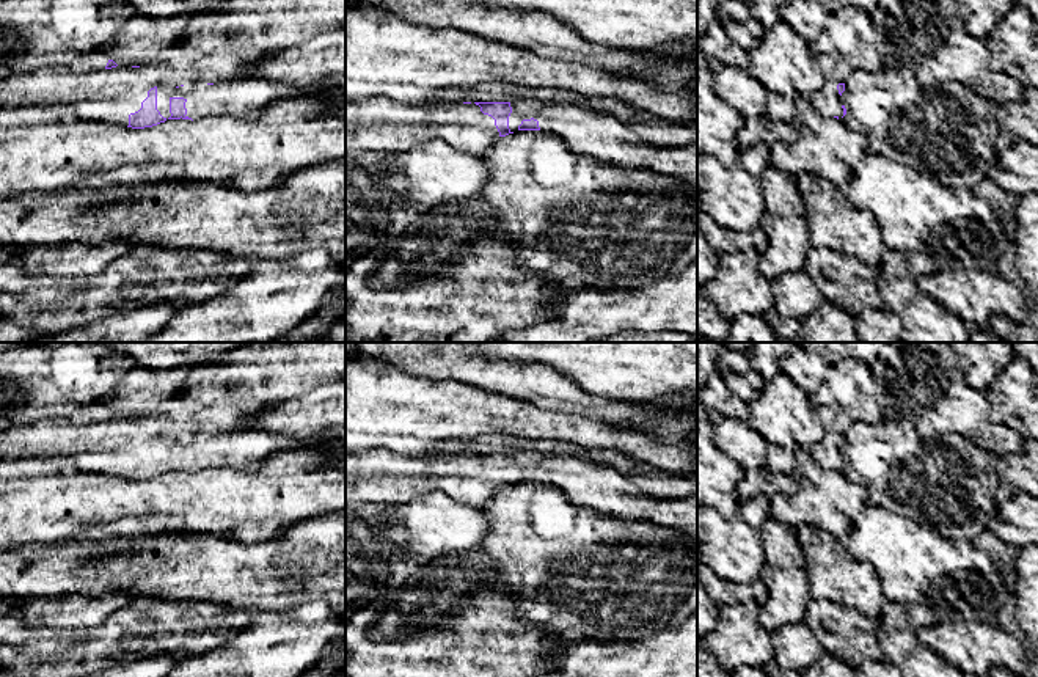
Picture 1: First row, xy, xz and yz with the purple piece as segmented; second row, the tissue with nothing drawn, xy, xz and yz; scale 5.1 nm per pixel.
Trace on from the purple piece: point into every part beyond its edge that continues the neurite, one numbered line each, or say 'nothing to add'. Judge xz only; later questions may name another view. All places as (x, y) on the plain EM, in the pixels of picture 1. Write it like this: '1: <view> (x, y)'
1: xz (379, 476)
2: xz (602, 487)

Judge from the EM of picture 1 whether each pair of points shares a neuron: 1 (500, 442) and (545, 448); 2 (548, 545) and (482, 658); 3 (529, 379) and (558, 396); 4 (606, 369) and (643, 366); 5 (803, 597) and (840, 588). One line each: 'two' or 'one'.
1: one
2: two
3: one
4: one
5: two

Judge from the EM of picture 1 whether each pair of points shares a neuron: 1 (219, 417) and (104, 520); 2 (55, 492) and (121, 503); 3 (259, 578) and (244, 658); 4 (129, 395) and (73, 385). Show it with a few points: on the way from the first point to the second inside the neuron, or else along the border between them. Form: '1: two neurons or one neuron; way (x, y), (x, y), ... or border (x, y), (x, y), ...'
1: two neurons; border (186, 470), (167, 470), (143, 479), (113, 476)
2: one neuron; way (71, 503), (105, 503)
3: two neurons; border (289, 608), (258, 610), (253, 613)
4: two neurons; border (137, 365), (123, 374), (110, 395), (96, 402)

